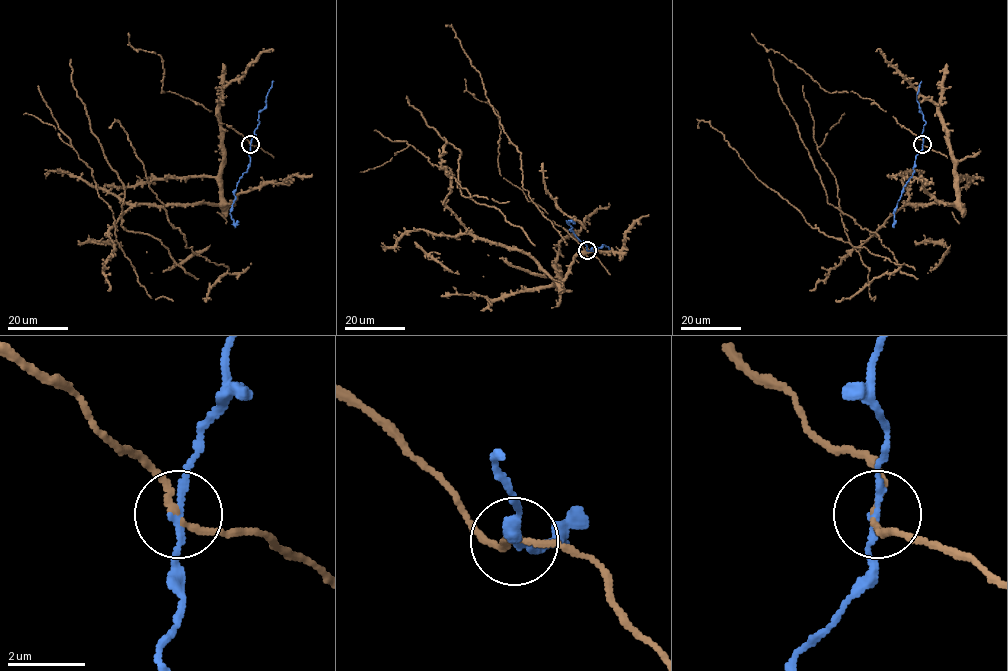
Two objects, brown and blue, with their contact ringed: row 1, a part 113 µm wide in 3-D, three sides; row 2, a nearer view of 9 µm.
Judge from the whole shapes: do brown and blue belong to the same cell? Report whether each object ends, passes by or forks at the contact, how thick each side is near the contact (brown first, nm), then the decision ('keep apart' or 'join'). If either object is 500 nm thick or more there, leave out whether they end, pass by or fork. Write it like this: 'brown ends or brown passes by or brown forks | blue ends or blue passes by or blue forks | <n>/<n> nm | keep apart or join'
brown passes by | blue passes by | 150/170 nm | keep apart

